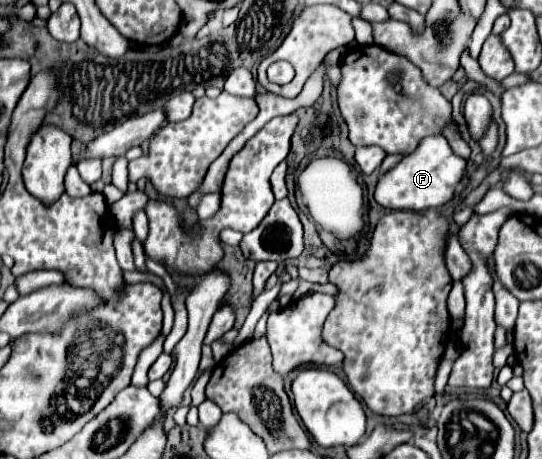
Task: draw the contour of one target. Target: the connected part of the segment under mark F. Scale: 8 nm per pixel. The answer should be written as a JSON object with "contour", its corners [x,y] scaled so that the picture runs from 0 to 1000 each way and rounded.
{"contour":[[[795,294],[773,307],[769,325],[747,338],[721,373],[699,381],[692,438],[707,451],[721,455],[755,455],[755,460],[780,460],[792,451],[810,451],[836,429],[839,403],[858,381],[858,346],[839,338],[817,294]]]}

